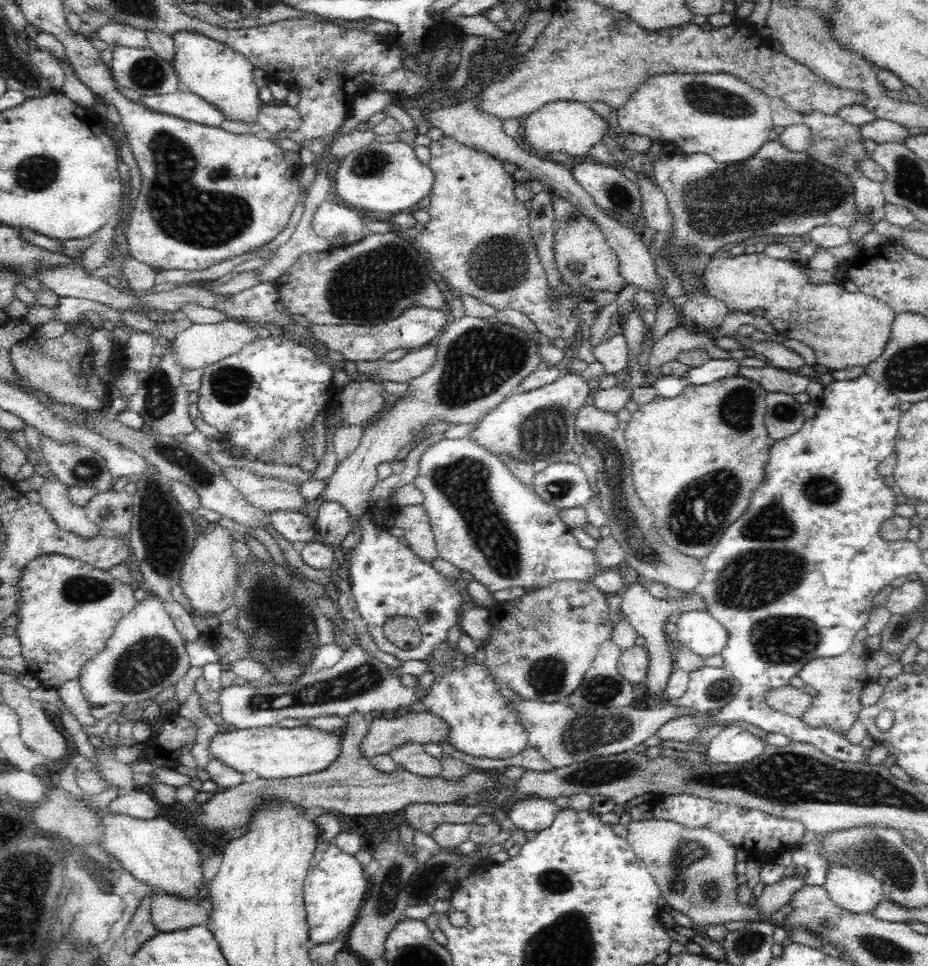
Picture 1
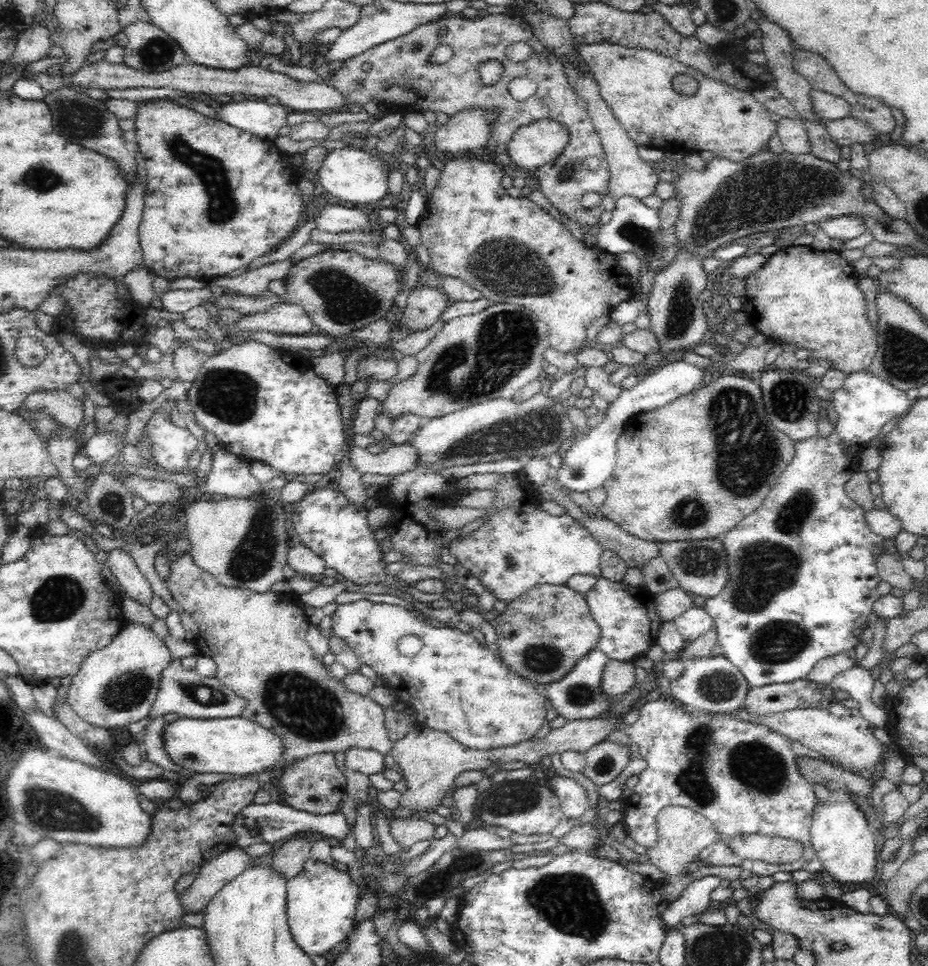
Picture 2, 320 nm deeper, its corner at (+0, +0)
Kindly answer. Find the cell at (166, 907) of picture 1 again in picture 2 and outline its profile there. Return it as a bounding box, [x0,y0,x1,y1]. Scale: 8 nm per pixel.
[179,846,255,913]

